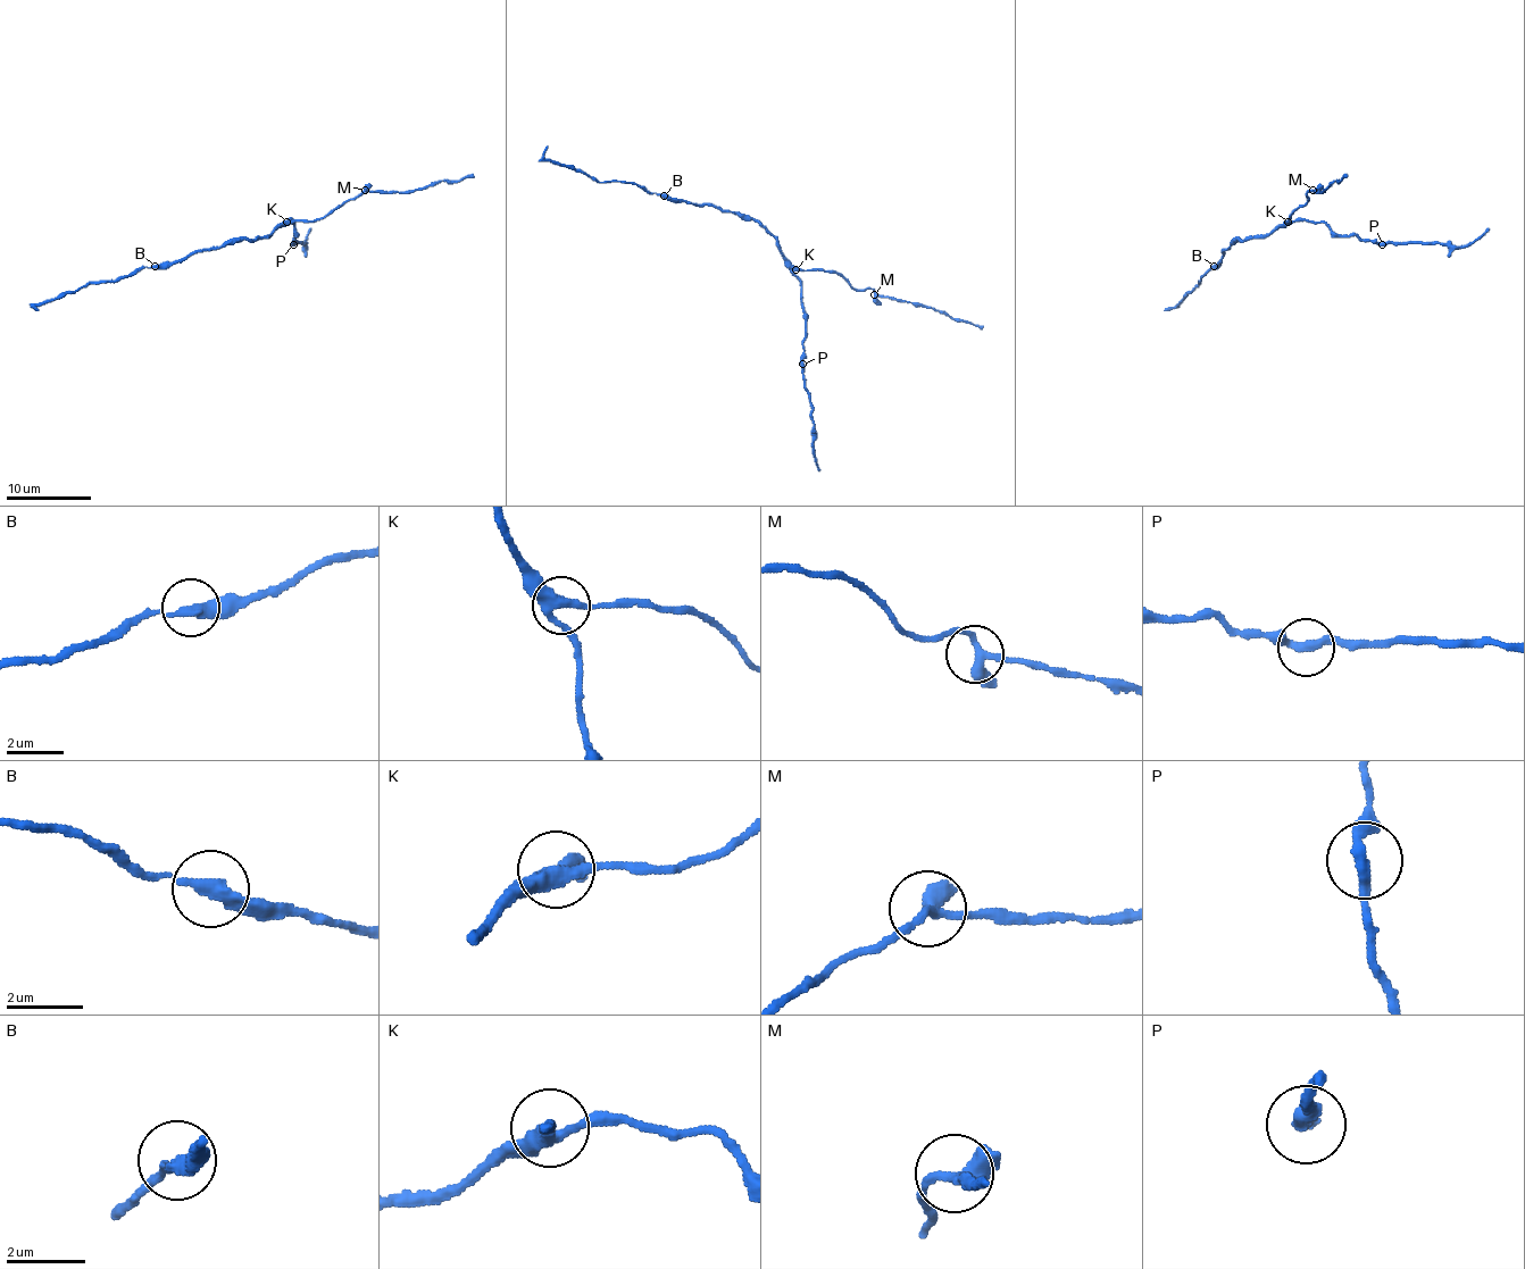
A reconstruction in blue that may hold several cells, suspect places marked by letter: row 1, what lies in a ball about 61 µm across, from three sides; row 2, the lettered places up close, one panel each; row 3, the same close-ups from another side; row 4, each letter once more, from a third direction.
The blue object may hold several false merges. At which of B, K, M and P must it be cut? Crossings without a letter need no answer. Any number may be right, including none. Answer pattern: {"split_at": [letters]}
{"split_at": []}

